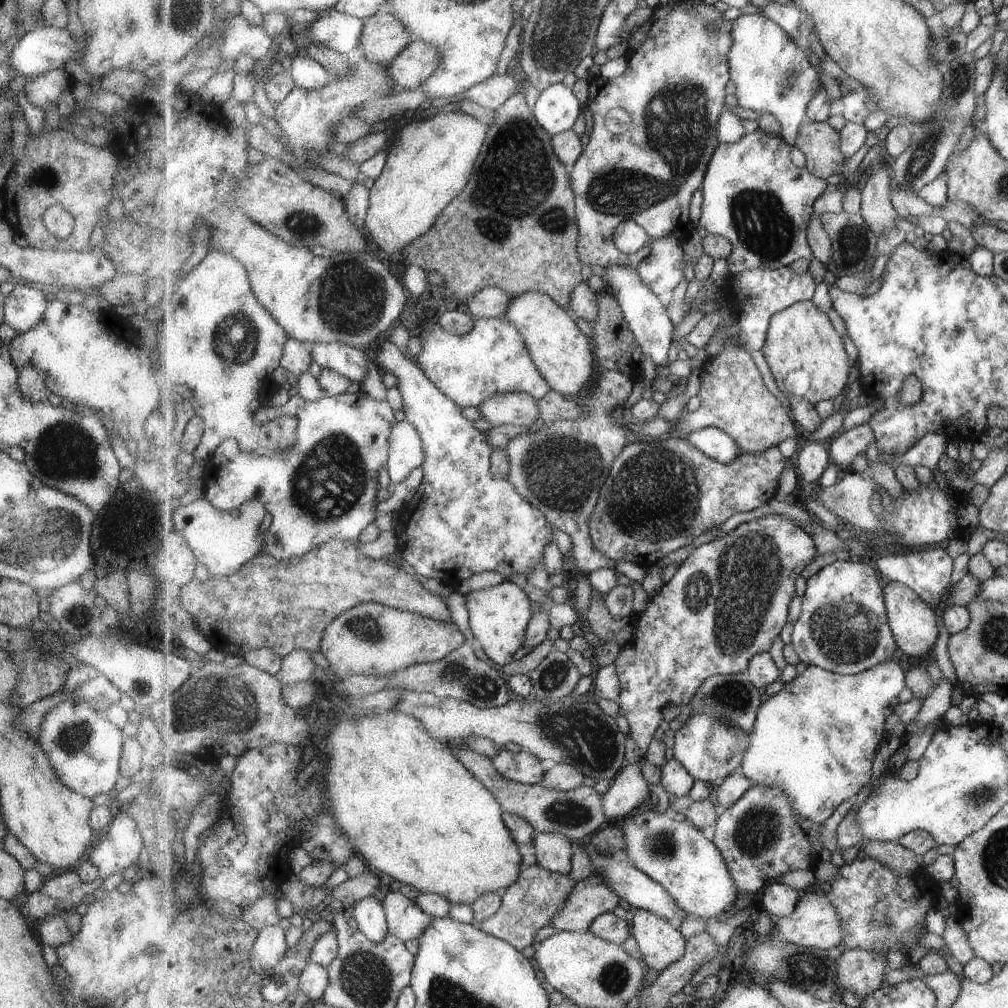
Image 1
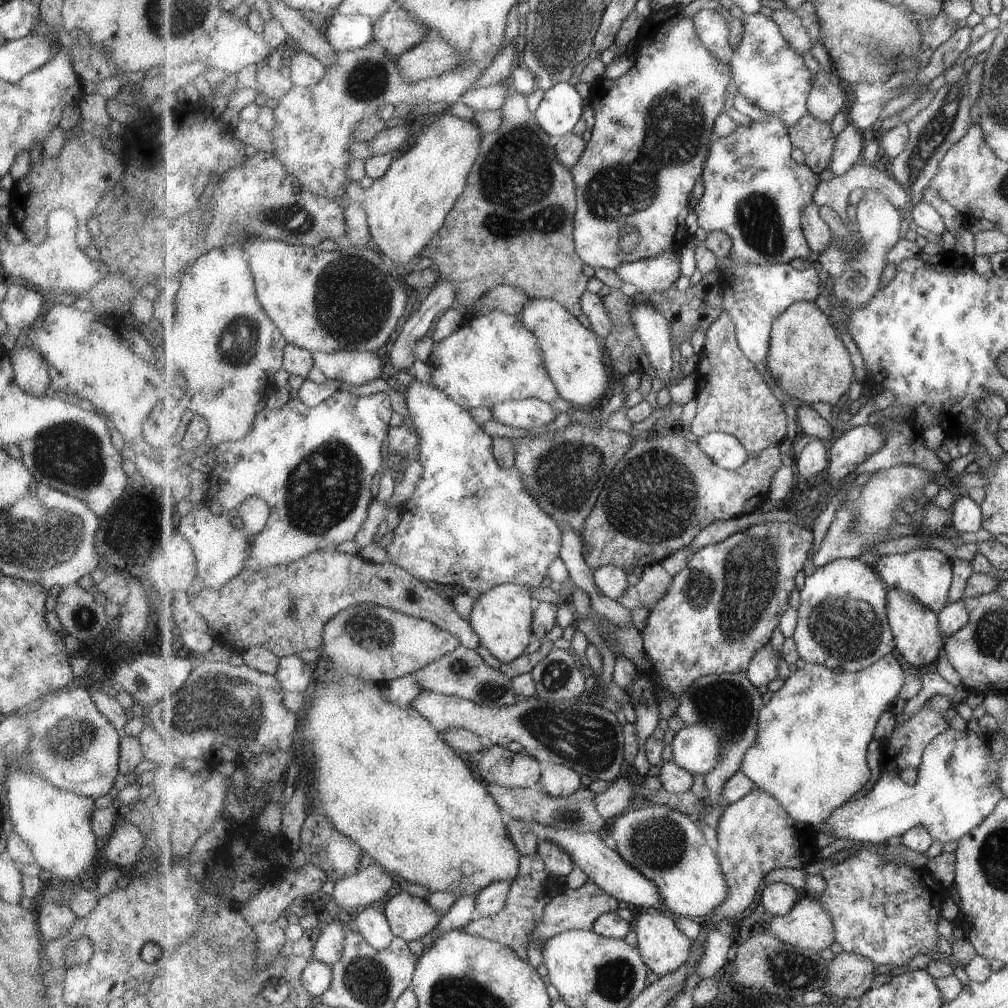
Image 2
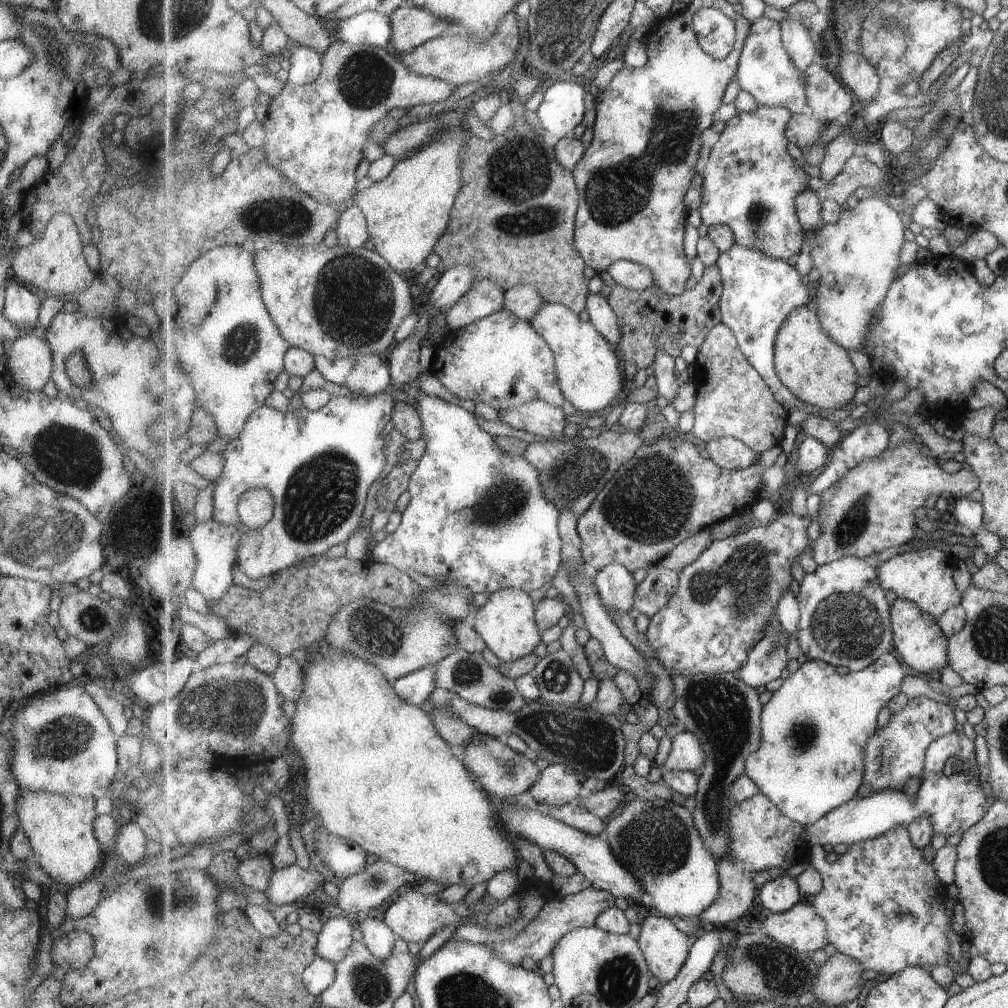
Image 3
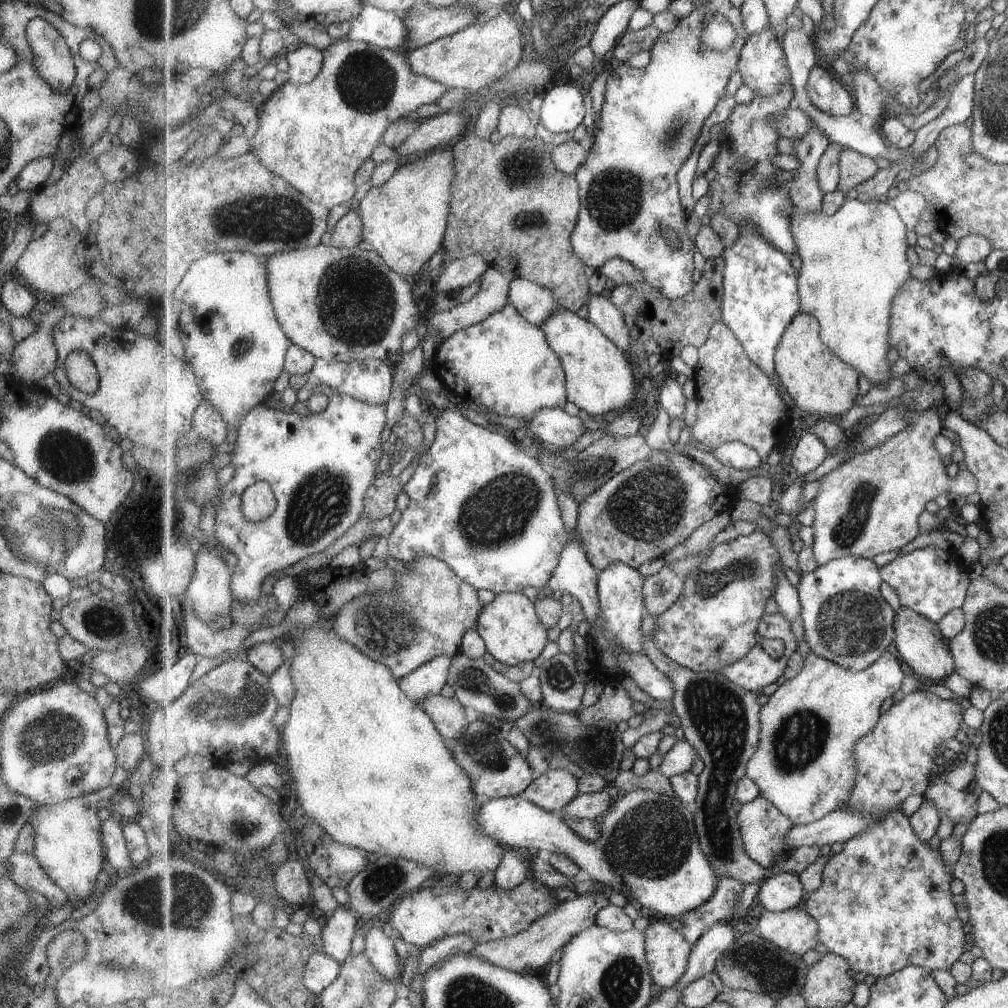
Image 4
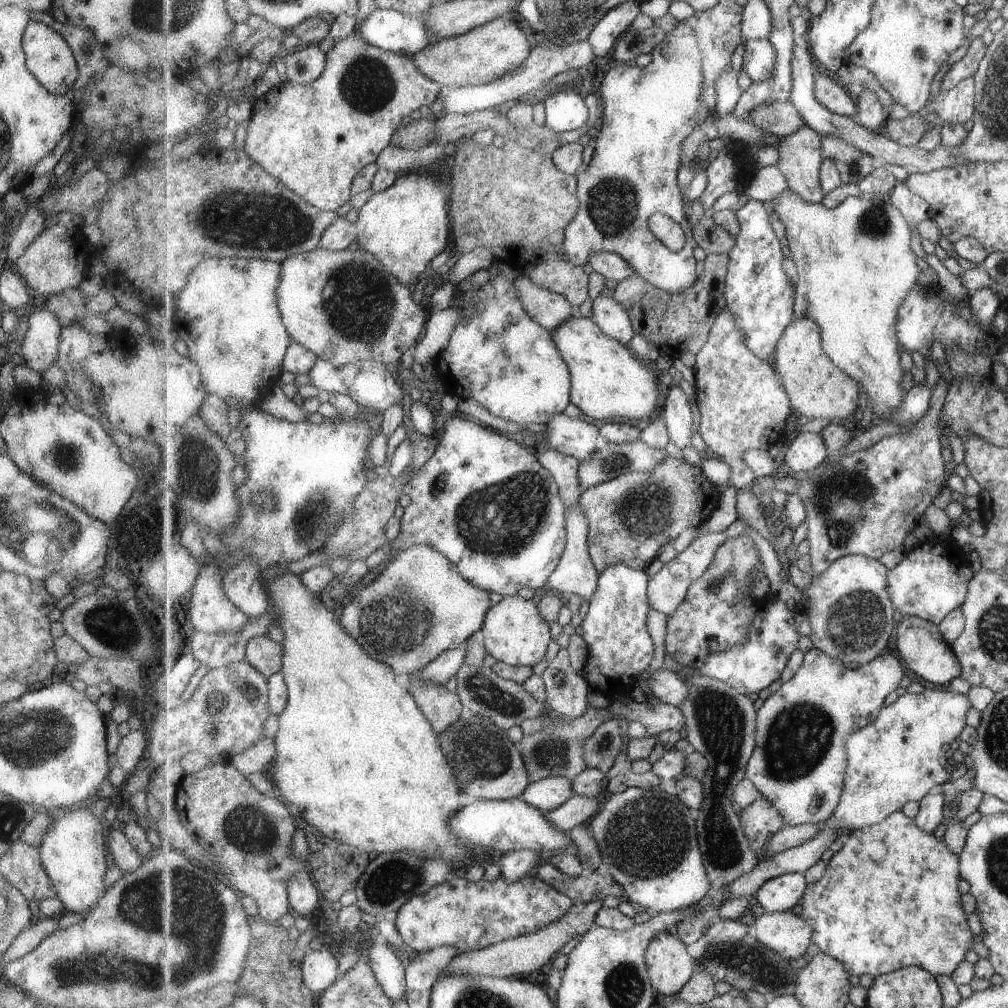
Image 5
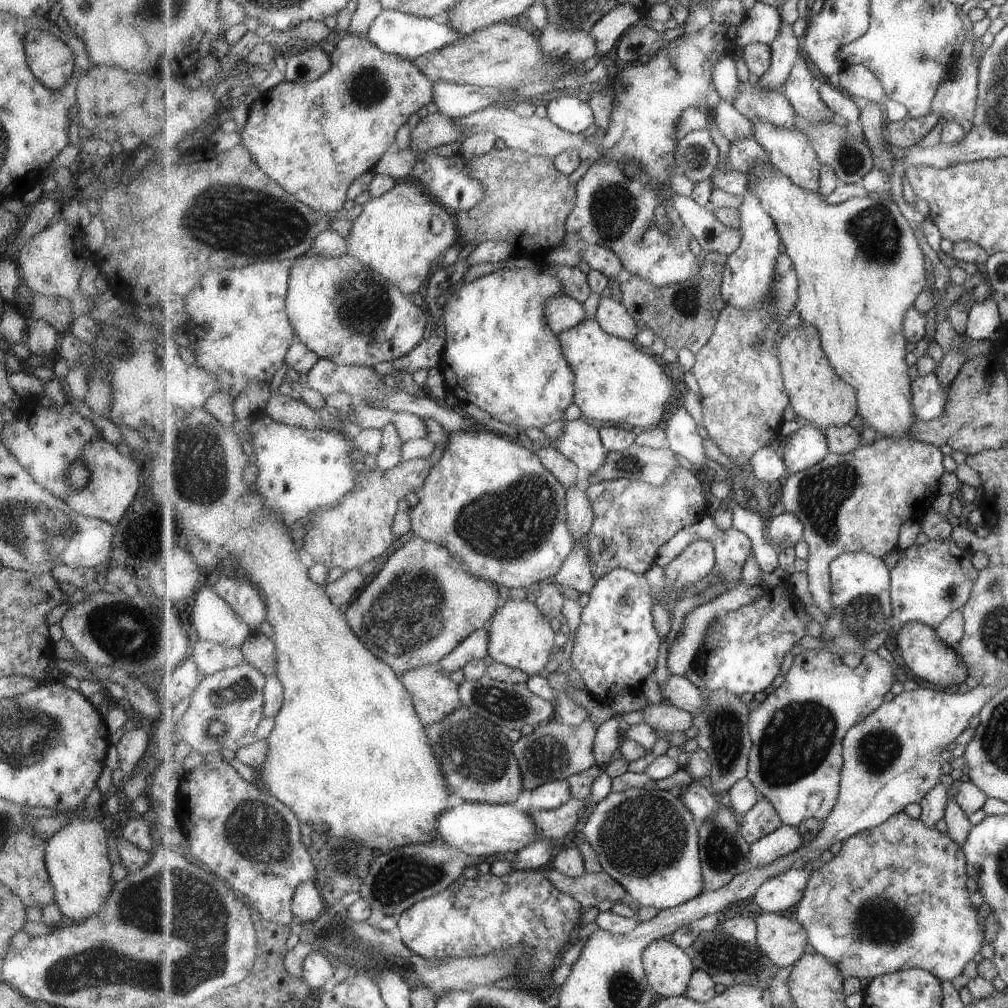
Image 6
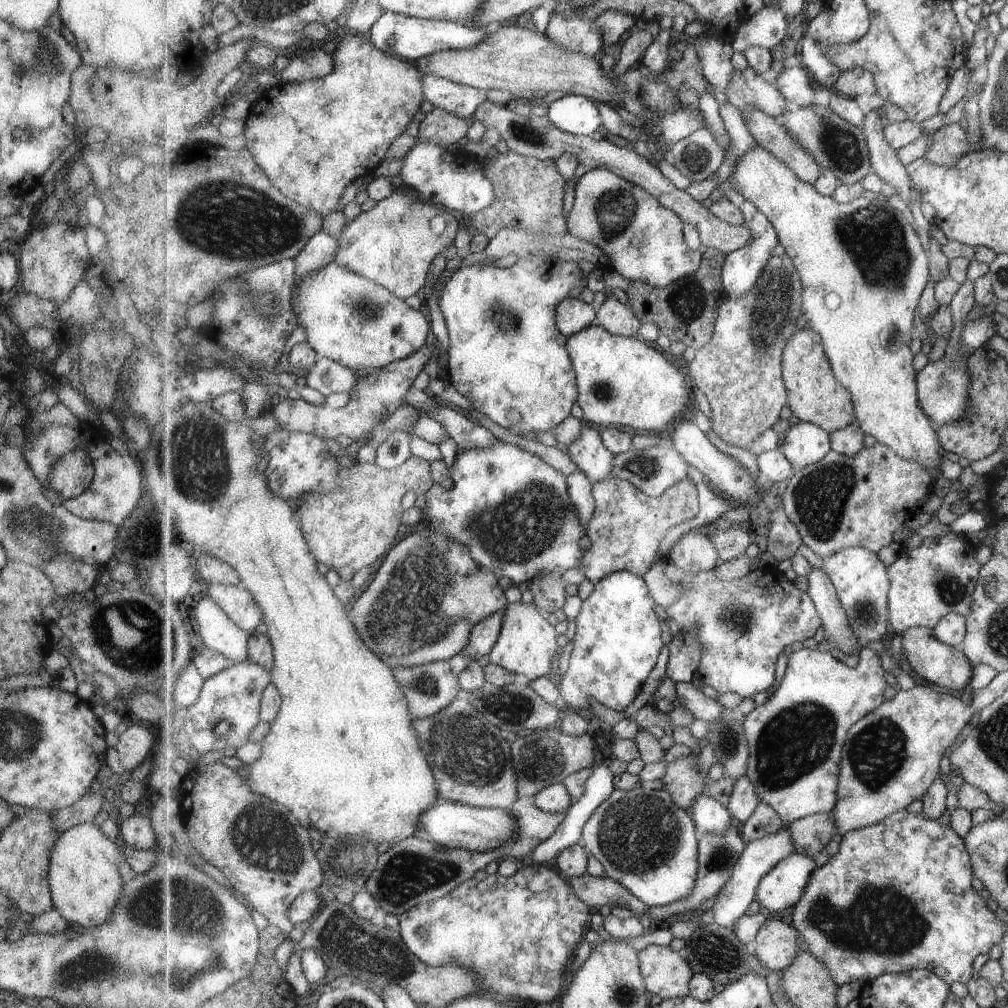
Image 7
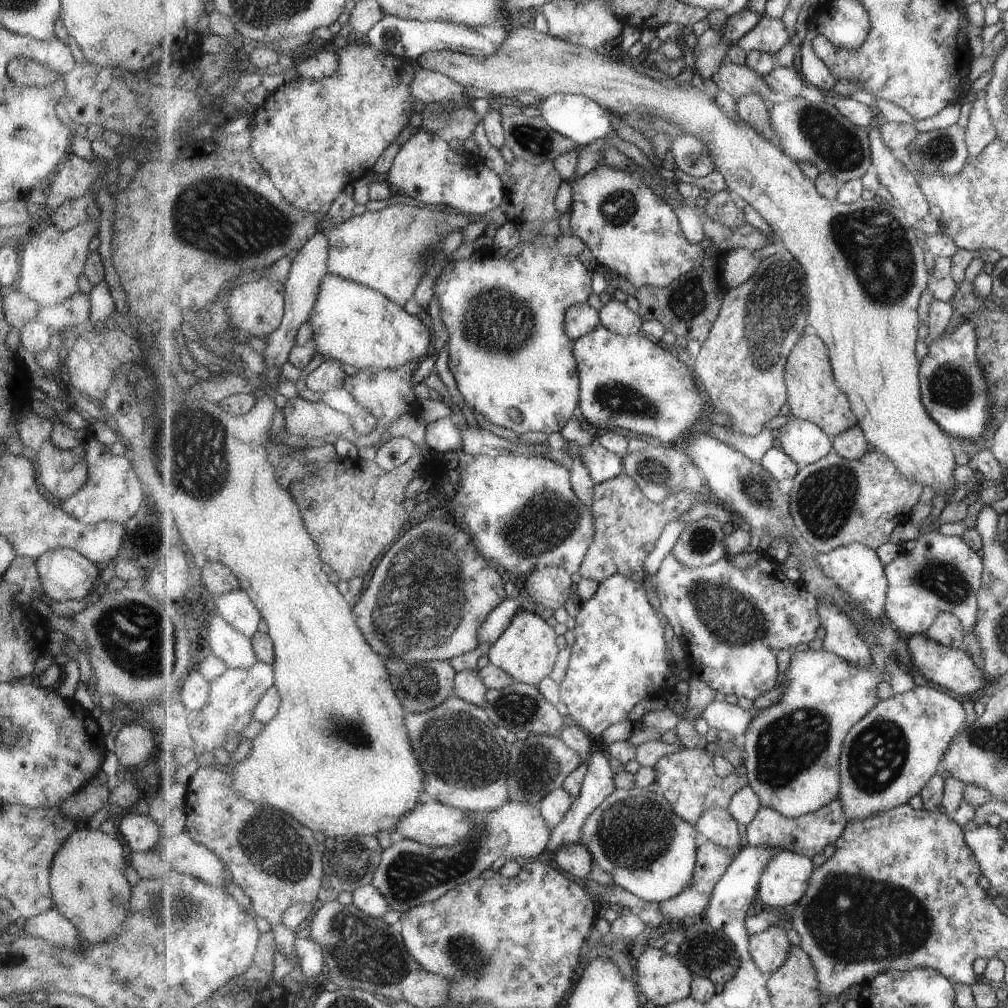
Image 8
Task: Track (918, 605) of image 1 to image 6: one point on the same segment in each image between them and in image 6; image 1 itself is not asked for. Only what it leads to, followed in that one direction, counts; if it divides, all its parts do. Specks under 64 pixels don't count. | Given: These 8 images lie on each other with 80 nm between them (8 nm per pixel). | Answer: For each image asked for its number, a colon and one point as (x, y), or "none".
2: (919, 640)
3: (918, 638)
4: (920, 642)
5: (920, 643)
6: (929, 657)

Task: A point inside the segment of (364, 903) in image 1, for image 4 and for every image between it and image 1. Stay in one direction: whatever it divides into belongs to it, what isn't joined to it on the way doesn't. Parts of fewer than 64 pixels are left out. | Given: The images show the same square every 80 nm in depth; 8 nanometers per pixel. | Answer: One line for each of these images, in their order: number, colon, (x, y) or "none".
2: (372, 922)
3: (379, 936)
4: (379, 947)

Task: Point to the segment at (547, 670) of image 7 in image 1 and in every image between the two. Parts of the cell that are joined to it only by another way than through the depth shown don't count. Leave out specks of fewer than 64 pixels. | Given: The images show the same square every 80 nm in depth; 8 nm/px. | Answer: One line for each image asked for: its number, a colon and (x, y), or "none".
1: (499, 615)
2: (503, 617)
3: (507, 621)
4: (509, 624)
5: (515, 632)
6: (522, 638)

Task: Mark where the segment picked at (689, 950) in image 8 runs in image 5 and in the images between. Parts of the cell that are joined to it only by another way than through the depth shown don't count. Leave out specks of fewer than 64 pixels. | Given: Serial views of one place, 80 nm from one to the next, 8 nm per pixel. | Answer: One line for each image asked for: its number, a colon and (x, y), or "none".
5: (748, 965)
6: (728, 961)
7: (712, 950)

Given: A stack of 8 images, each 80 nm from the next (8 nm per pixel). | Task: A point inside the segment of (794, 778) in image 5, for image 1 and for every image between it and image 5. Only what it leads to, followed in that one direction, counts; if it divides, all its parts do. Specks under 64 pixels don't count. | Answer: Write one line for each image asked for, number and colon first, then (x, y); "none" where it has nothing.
1: (817, 738)
2: (813, 735)
3: (815, 728)
4: (806, 765)

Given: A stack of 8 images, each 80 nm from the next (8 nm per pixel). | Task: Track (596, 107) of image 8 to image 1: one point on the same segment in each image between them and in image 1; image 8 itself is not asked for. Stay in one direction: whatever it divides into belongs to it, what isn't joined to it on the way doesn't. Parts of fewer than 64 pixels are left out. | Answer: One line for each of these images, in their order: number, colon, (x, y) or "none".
1: (556, 109)
2: (560, 109)
3: (563, 107)
4: (563, 109)
5: (565, 110)
6: (572, 114)
7: (575, 114)

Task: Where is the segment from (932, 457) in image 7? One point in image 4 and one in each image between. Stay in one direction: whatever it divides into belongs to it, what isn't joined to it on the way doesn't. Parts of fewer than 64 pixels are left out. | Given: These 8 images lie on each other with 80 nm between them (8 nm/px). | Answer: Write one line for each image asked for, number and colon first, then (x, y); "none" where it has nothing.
4: (853, 263)
5: (855, 271)
6: (858, 279)

